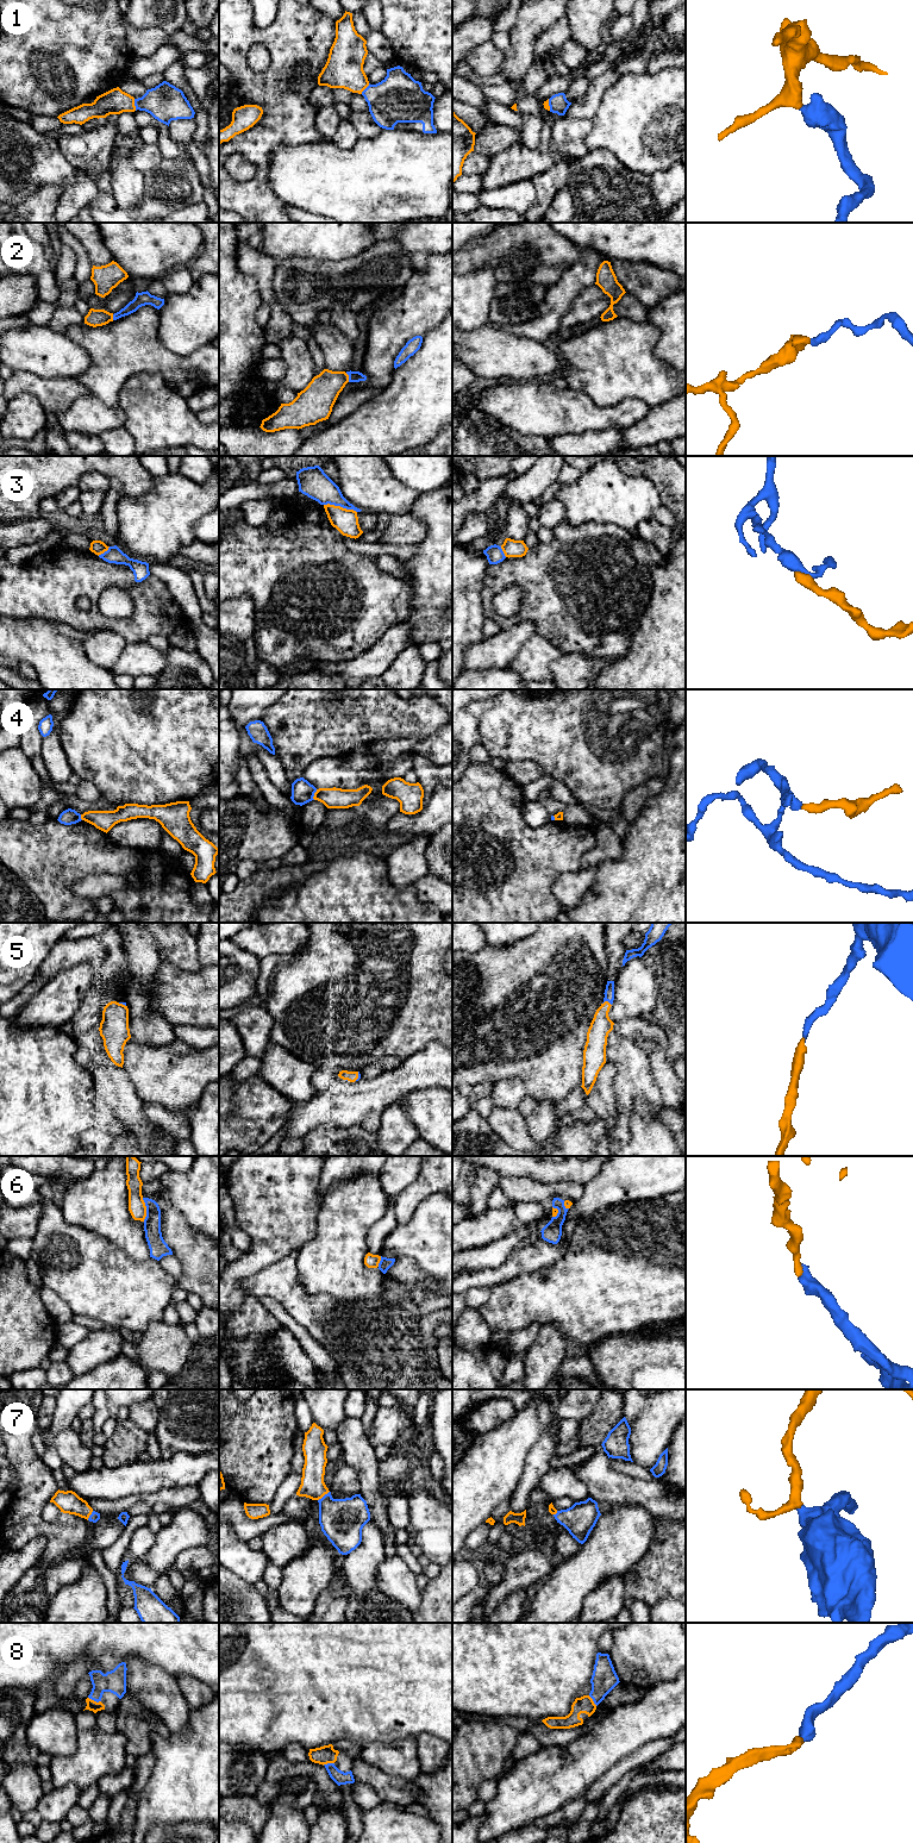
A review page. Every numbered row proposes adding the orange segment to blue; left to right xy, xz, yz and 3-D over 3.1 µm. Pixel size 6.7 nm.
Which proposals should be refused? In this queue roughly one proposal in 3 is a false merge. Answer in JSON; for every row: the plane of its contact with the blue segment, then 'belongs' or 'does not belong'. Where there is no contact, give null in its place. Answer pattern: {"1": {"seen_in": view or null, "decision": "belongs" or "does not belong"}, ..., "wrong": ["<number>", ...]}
{"1": {"seen_in": "xy", "decision": "belongs"}, "2": {"seen_in": "xz", "decision": "belongs"}, "3": {"seen_in": "xz", "decision": "does not belong"}, "4": {"seen_in": "xz", "decision": "does not belong"}, "5": {"seen_in": "yz", "decision": "belongs"}, "6": {"seen_in": "xy", "decision": "belongs"}, "7": {"seen_in": "xz", "decision": "belongs"}, "8": {"seen_in": "xy", "decision": "belongs"}, "wrong": ["3", "4"]}

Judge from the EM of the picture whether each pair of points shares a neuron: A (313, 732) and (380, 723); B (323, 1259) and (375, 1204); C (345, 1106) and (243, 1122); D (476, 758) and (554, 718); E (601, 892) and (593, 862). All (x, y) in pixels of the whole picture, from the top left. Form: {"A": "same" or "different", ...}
{"A": "same", "B": "same", "C": "different", "D": "different", "E": "different"}

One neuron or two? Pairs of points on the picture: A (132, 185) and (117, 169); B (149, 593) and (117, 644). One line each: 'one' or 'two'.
A: one
B: two

